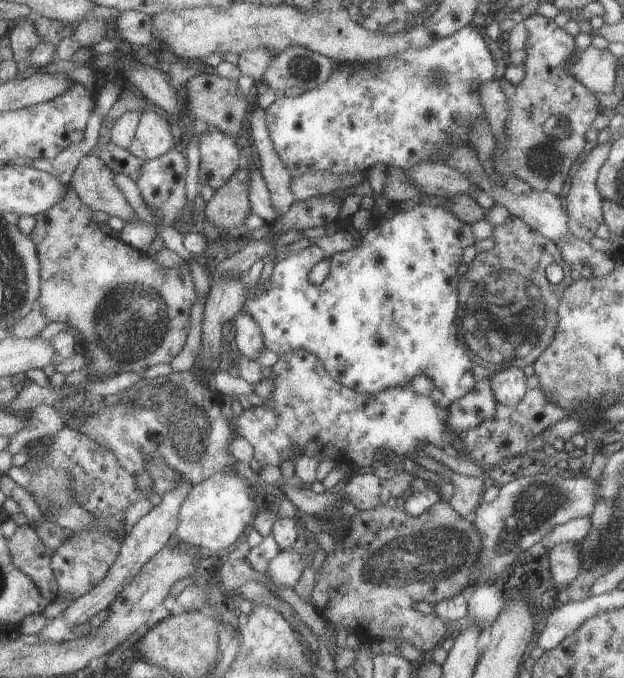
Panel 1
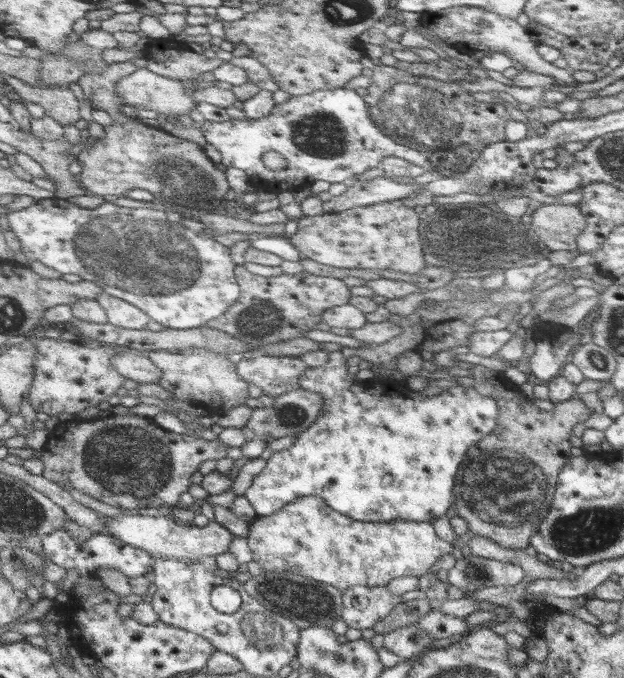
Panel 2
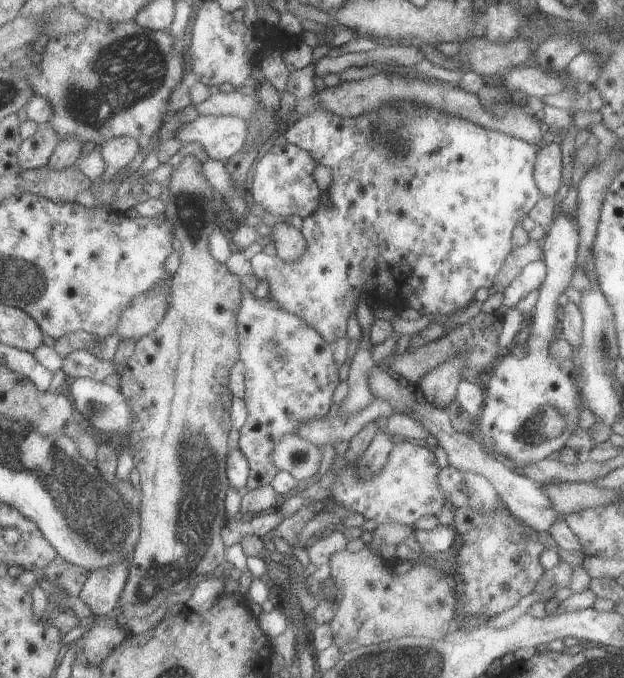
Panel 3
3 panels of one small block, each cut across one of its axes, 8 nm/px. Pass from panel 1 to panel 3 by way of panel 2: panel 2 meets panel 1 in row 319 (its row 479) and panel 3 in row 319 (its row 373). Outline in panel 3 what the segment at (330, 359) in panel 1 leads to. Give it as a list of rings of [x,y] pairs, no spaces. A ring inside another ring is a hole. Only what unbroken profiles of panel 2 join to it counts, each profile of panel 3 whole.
[[[406,102],[402,106],[402,114],[392,106],[394,104],[349,115],[314,111],[304,114],[285,132],[289,143],[310,152],[318,164],[331,168],[332,182],[326,190],[330,204],[324,206],[320,202],[316,212],[302,220],[300,230],[306,238],[306,252],[298,260],[288,262],[276,254],[264,252],[249,260],[259,282],[268,282],[267,297],[276,299],[282,310],[303,318],[331,345],[346,334],[348,320],[352,315],[356,316],[363,297],[368,299],[373,309],[385,308],[389,303],[397,311],[410,308],[423,315],[448,315],[464,309],[474,300],[476,290],[494,286],[496,274],[503,268],[506,256],[512,250],[512,230],[521,224],[522,218],[526,218],[526,214],[544,196],[535,180],[535,162],[540,146],[498,130],[482,128],[466,118],[456,118],[450,114],[446,116],[438,110],[422,110],[420,104],[410,106]],[[400,120],[406,122],[402,124],[406,132],[388,134],[390,130],[398,132],[396,126]],[[372,126],[380,126],[376,138],[370,134]],[[396,144],[400,148],[406,146],[408,152],[400,152],[400,160],[386,158],[384,150],[392,154],[390,146]],[[346,228],[348,240],[344,234]],[[374,256],[378,256],[378,260]],[[364,276],[368,276],[368,284],[364,284]],[[362,284],[364,288],[360,288]],[[383,295],[388,298],[386,302],[378,299]]]

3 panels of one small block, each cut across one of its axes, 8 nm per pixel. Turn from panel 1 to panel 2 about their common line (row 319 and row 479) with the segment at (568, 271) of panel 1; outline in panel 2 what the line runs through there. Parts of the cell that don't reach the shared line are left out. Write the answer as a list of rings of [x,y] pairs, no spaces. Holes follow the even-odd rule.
[[[482,365],[472,368],[475,384],[479,396],[494,398],[499,402],[499,424],[493,433],[486,438],[478,440],[468,448],[464,458],[460,460],[460,468],[456,474],[456,486],[454,498],[457,499],[458,516],[468,522],[469,529],[476,535],[488,537],[502,548],[514,548],[522,550],[529,545],[530,538],[536,534],[540,522],[551,510],[552,501],[558,486],[558,477],[563,466],[572,459],[570,454],[570,436],[572,428],[576,424],[584,423],[593,410],[590,410],[584,402],[575,396],[562,402],[562,416],[558,418],[556,412],[543,411],[530,403],[528,398],[521,393],[519,387],[510,385],[503,372],[492,370]]]

